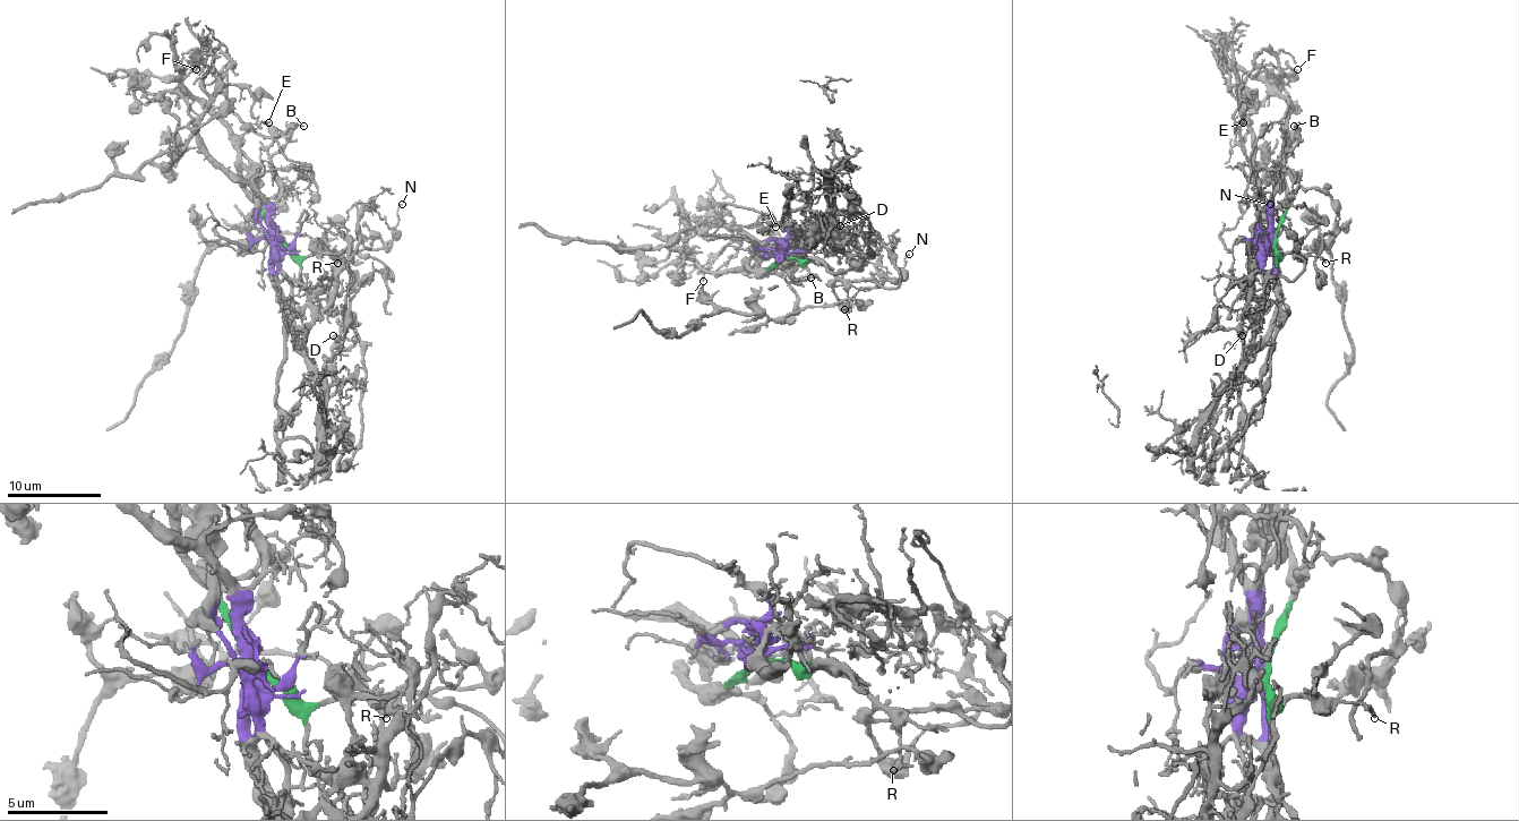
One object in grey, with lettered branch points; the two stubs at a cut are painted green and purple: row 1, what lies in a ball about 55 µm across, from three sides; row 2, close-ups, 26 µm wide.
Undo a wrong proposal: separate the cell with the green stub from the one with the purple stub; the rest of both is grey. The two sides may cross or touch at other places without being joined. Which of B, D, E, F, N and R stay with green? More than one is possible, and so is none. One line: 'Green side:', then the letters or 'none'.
Green side: N, R

